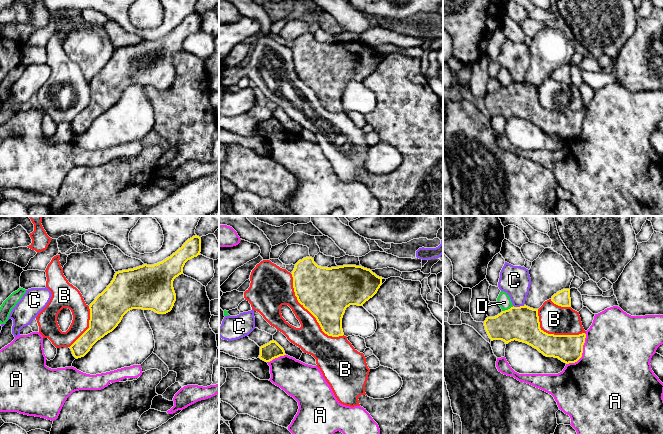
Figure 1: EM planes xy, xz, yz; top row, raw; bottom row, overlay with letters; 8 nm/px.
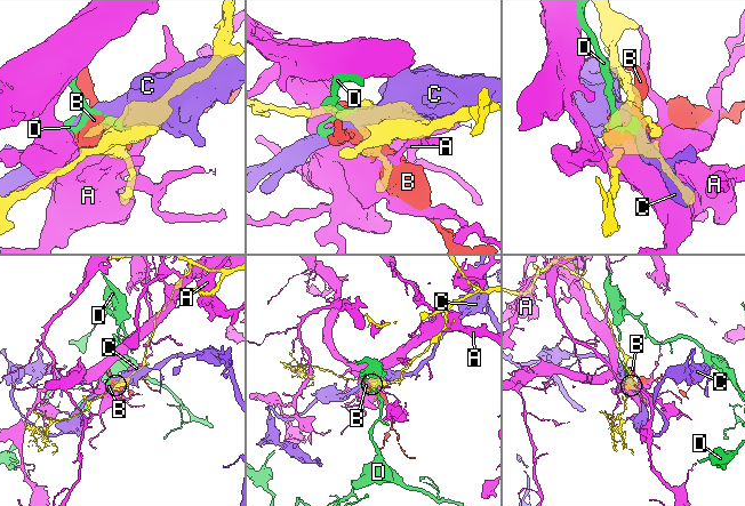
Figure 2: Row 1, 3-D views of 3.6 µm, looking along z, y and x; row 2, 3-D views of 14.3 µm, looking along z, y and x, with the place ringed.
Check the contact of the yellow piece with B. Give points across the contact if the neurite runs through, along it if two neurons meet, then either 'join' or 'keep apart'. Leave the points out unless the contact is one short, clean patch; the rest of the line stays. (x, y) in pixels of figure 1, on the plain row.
keep apart

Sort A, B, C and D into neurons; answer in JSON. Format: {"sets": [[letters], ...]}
{"sets": [["A"], ["B"], ["C"], ["D"]]}

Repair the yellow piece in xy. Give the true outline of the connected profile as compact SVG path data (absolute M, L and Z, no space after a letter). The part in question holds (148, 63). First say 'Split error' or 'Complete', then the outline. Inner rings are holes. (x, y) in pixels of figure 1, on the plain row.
Complete. M195 11L162 38L116 48L107 64L90 80L89 104L69 123L73 132L84 133L132 85L170 88L176 77L173 57L183 50L185 39L200 28L201 14Z

